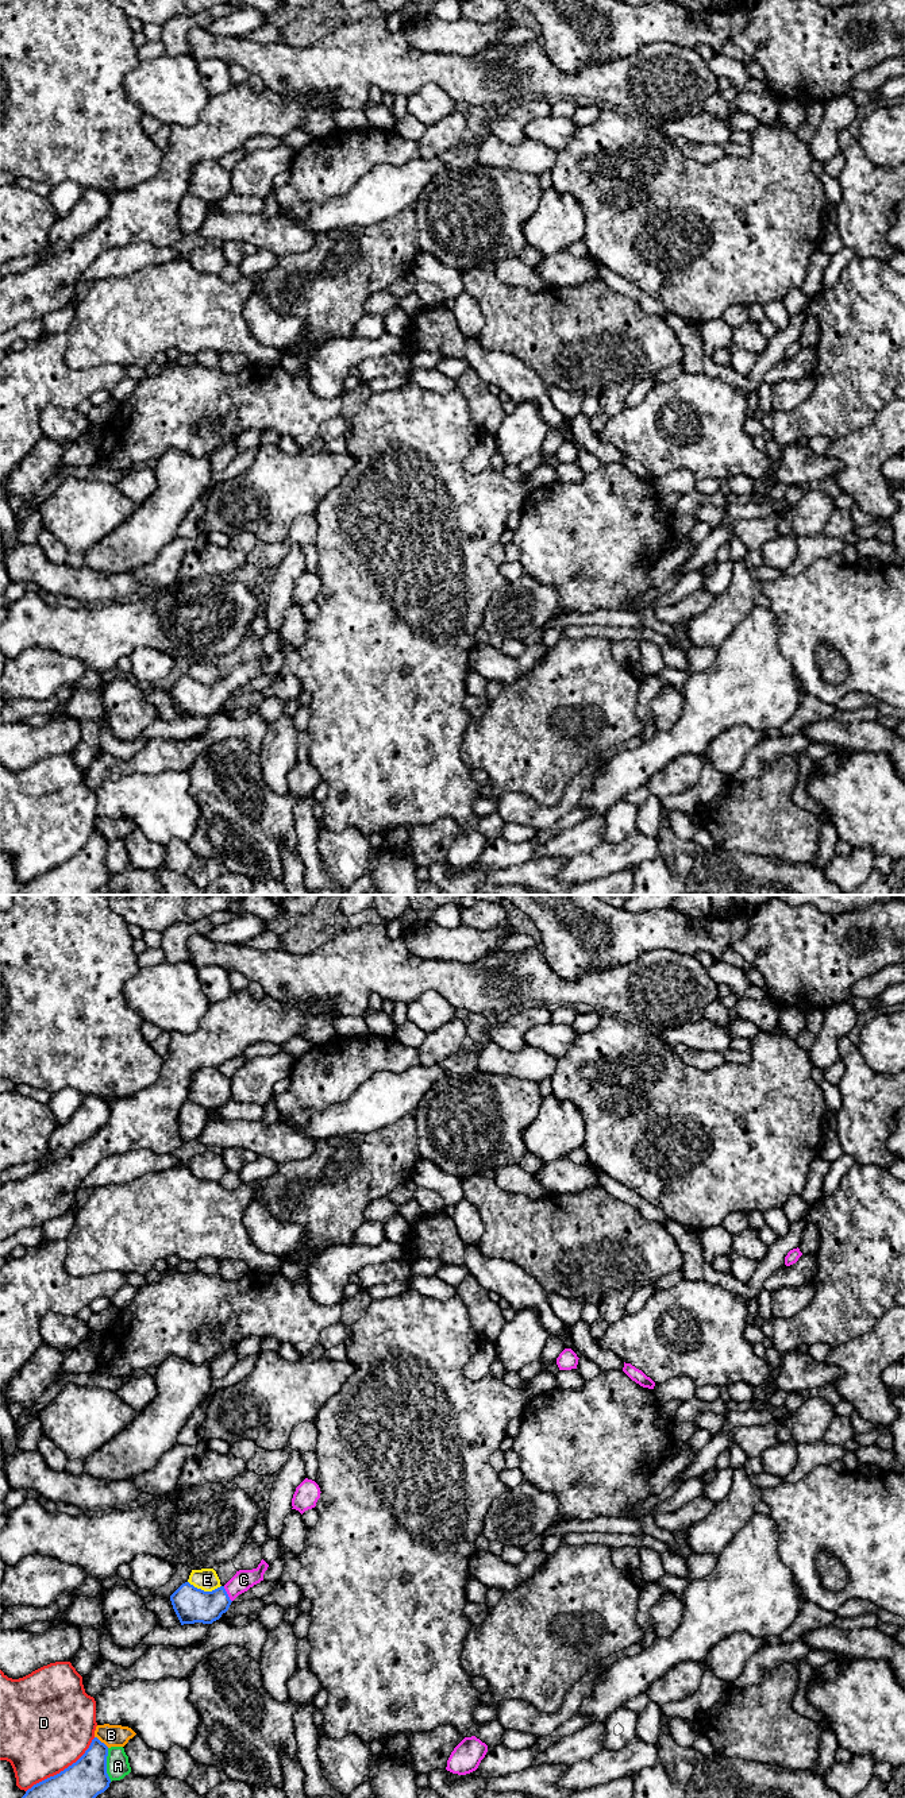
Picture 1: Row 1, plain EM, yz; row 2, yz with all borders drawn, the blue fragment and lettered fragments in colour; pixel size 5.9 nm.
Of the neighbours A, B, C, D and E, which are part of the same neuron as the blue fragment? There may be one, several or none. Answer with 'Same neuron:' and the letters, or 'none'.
Same neuron: C

